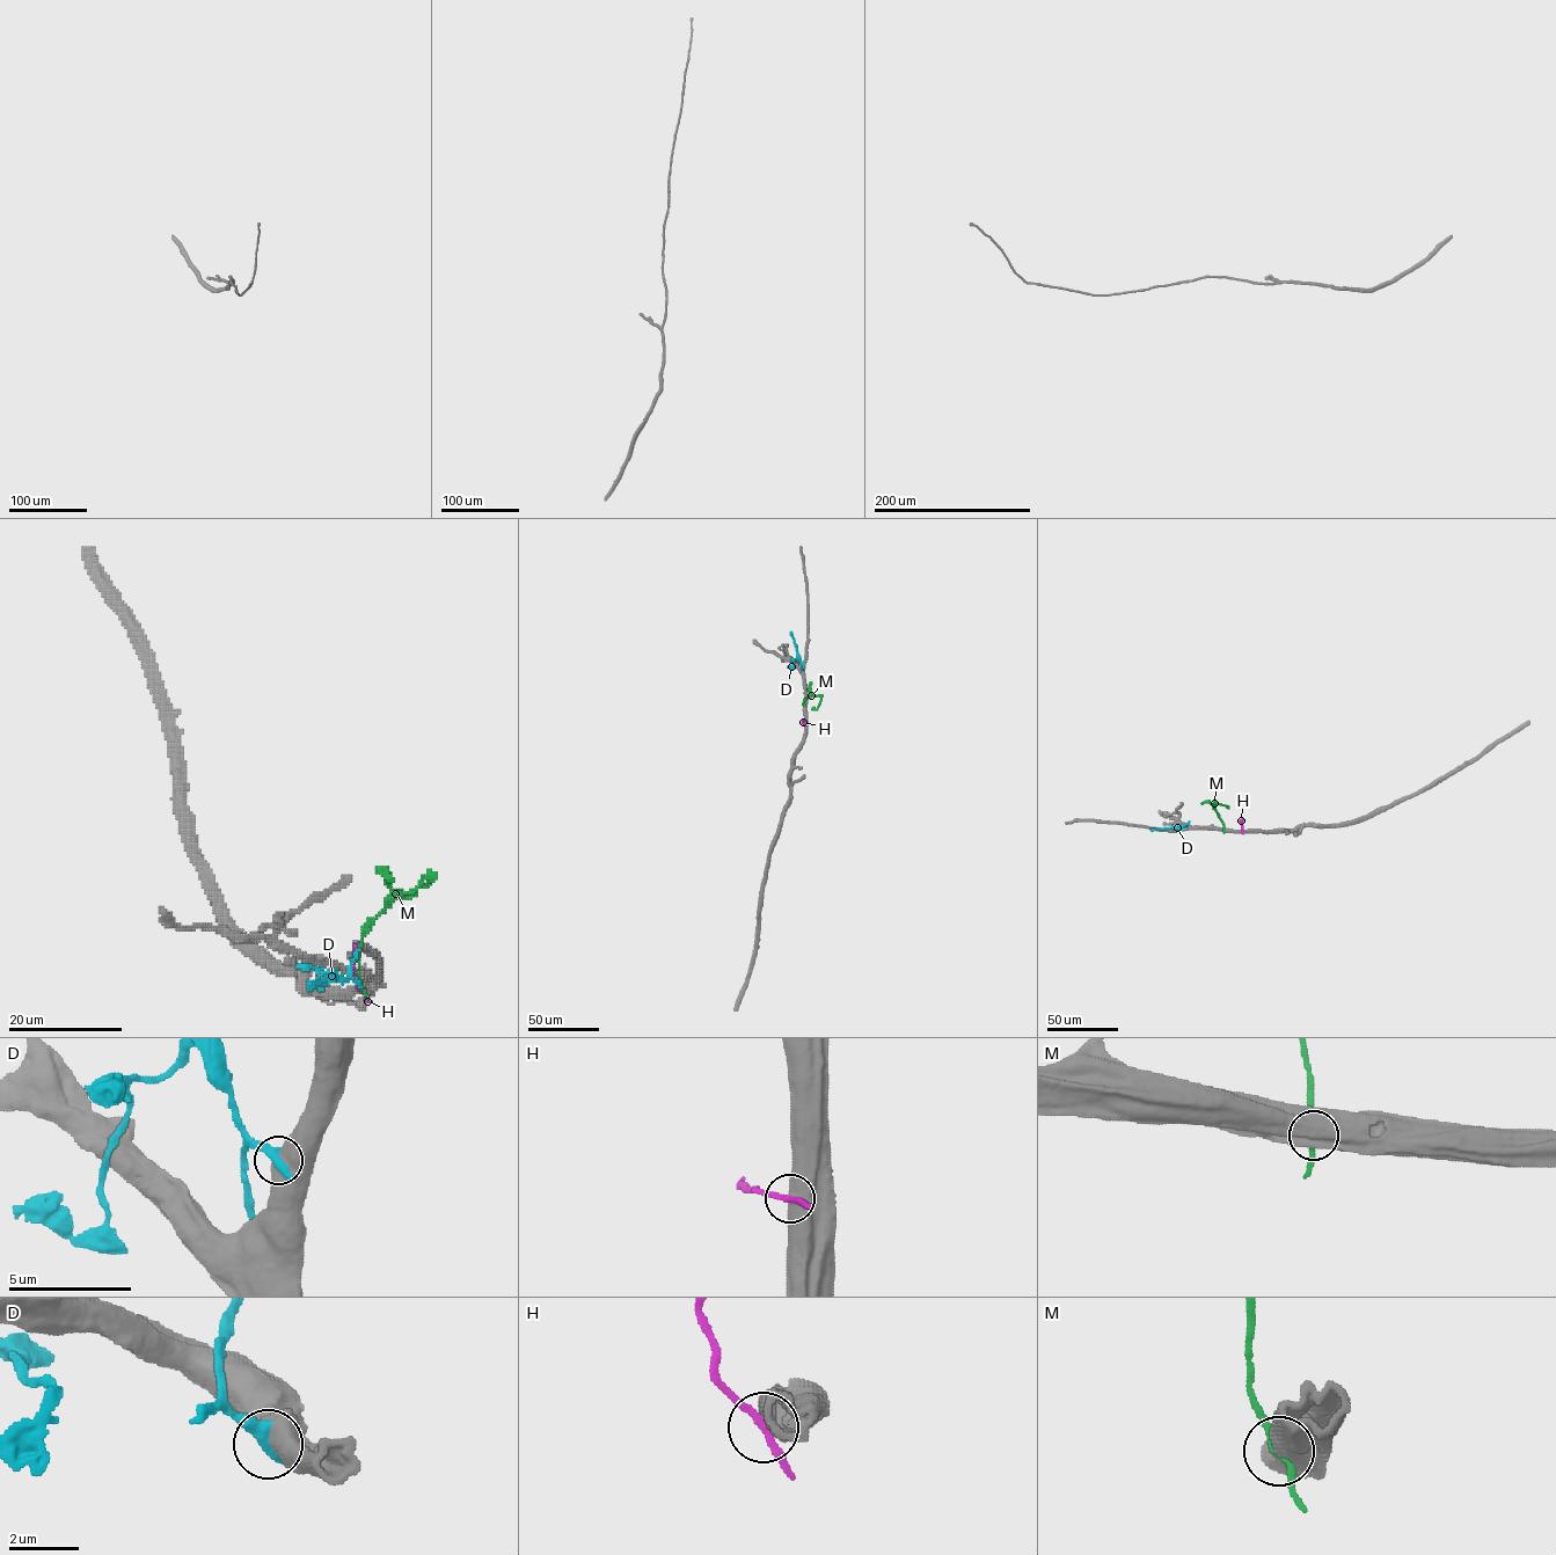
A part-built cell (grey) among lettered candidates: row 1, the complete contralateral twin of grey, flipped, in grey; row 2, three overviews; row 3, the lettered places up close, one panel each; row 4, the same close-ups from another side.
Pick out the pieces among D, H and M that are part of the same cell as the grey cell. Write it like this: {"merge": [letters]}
{"merge": []}

